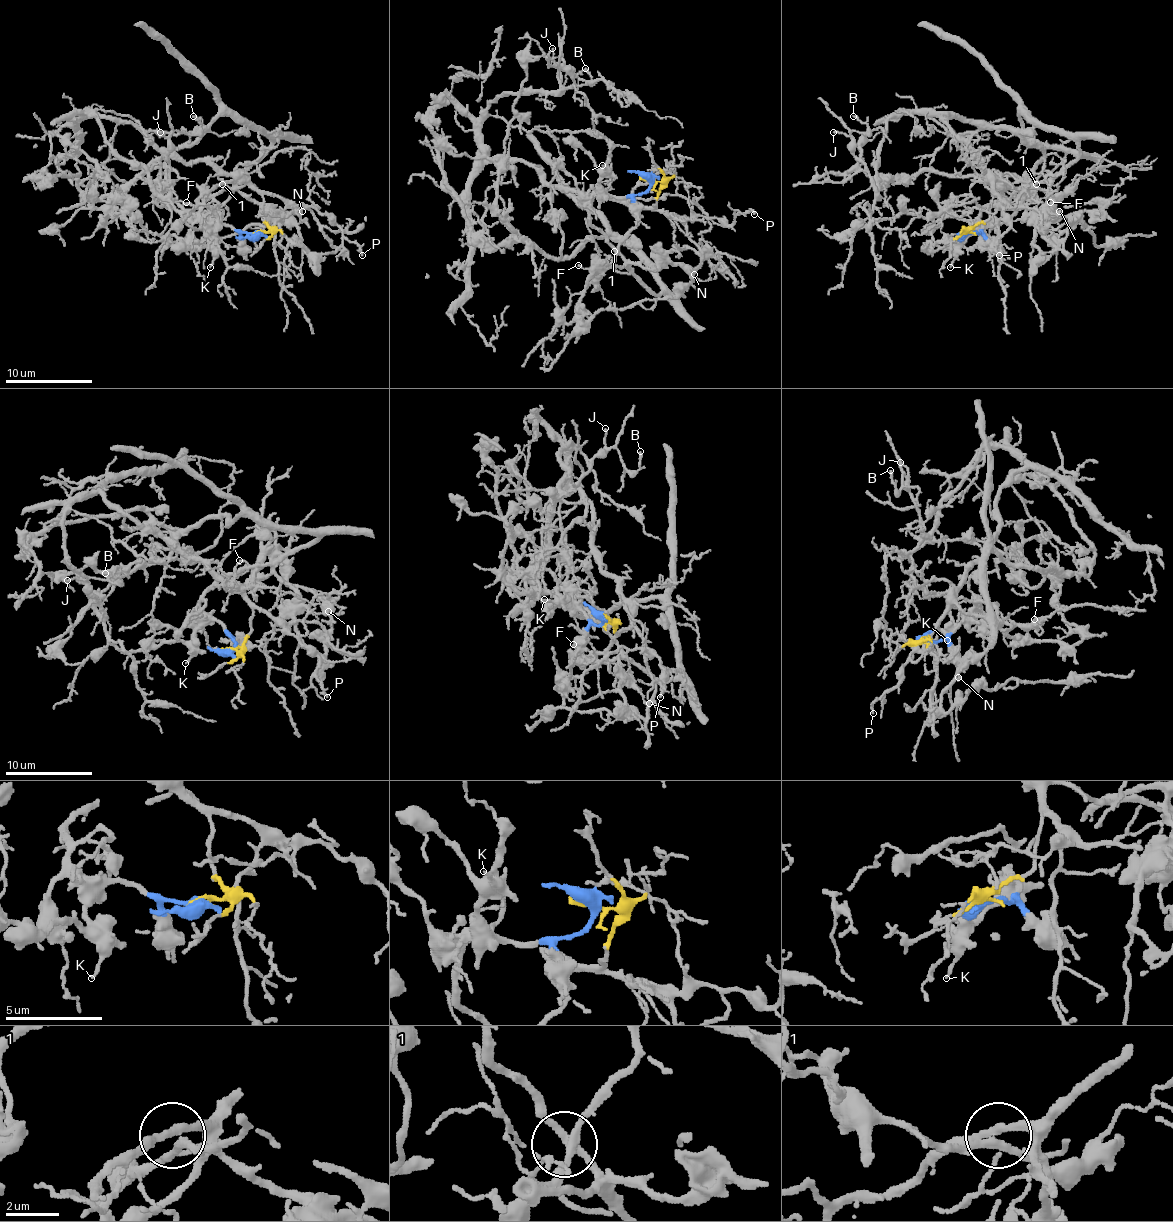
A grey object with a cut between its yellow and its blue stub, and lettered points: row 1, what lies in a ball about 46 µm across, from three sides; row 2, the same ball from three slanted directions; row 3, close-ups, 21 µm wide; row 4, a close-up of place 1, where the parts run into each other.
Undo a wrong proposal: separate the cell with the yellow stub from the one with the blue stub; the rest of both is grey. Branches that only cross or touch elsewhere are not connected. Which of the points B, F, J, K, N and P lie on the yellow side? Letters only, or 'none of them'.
B, J, P

